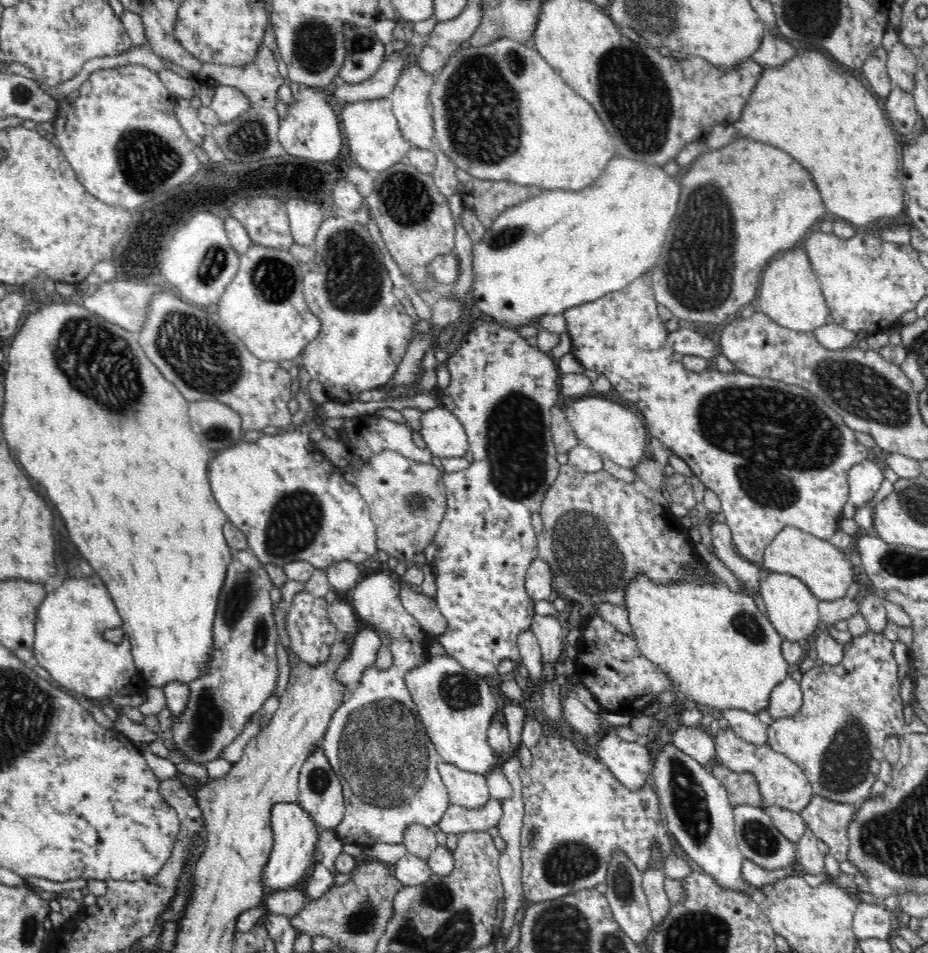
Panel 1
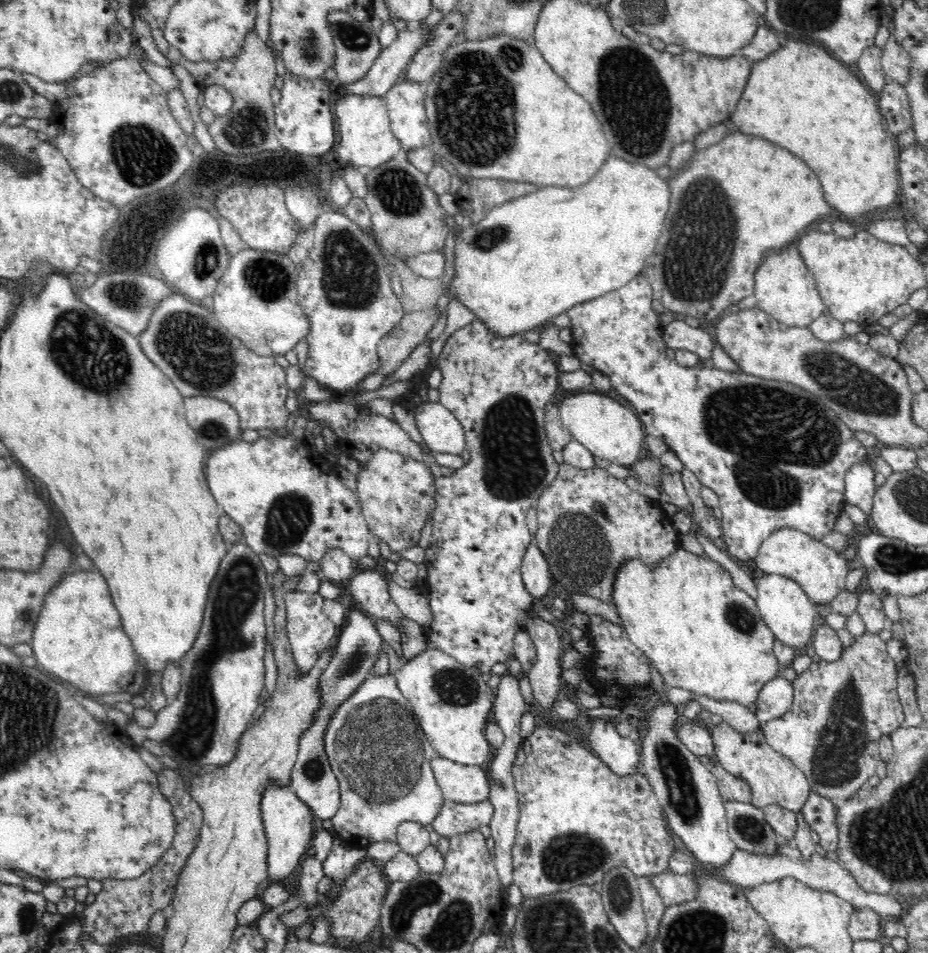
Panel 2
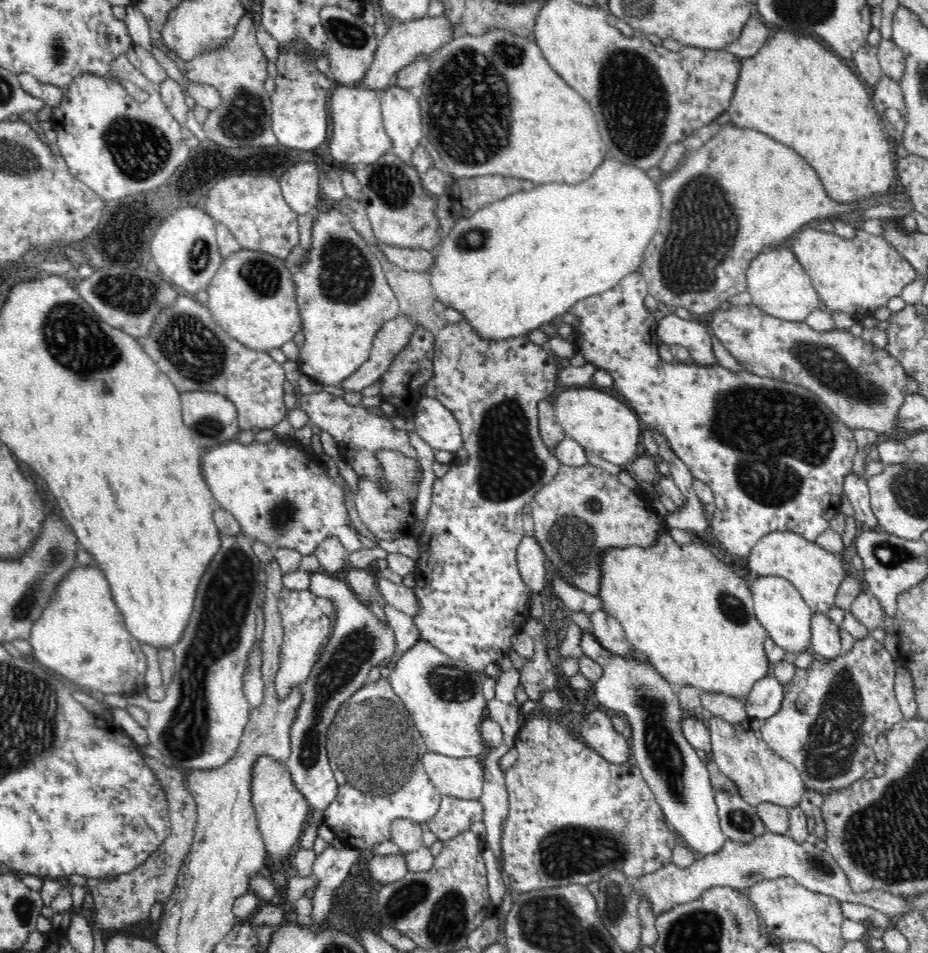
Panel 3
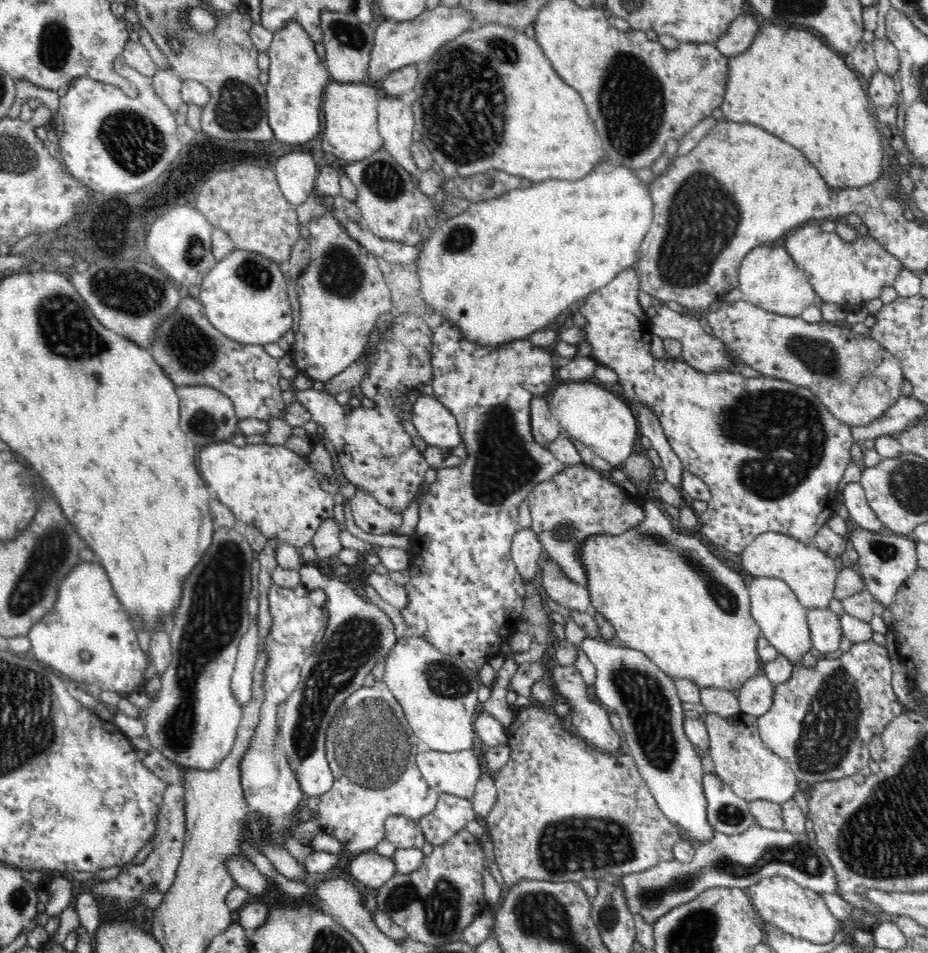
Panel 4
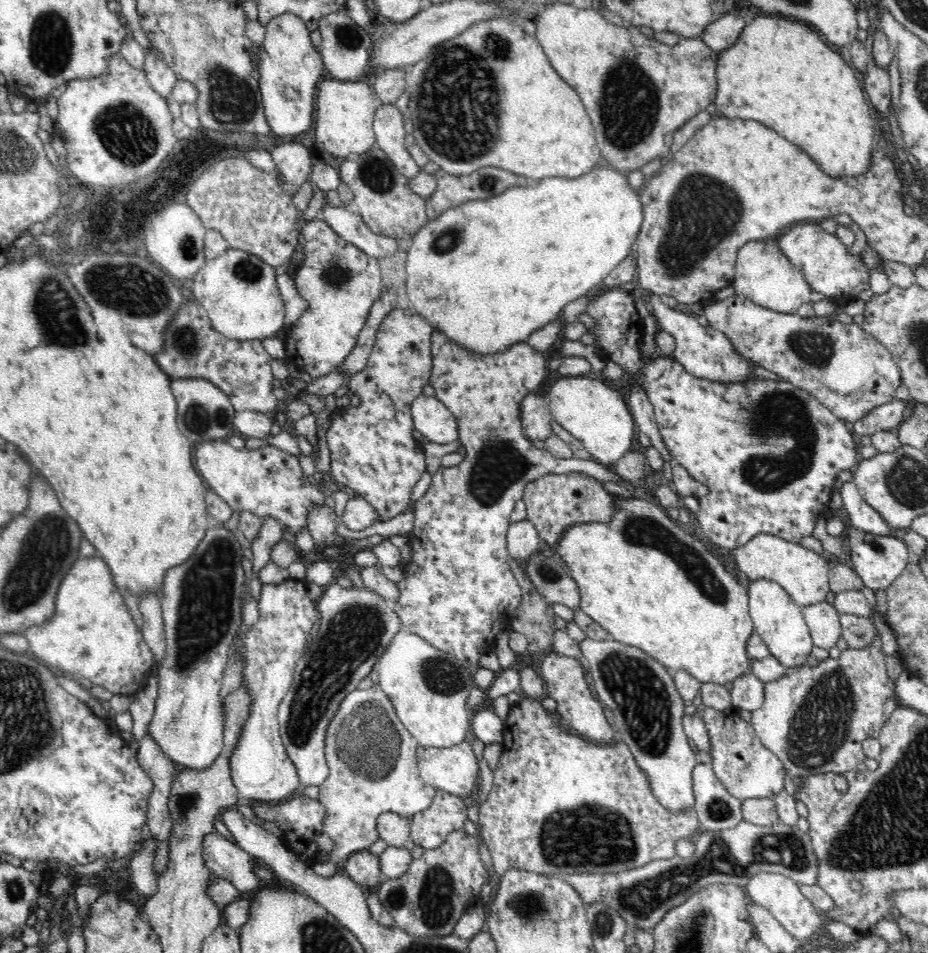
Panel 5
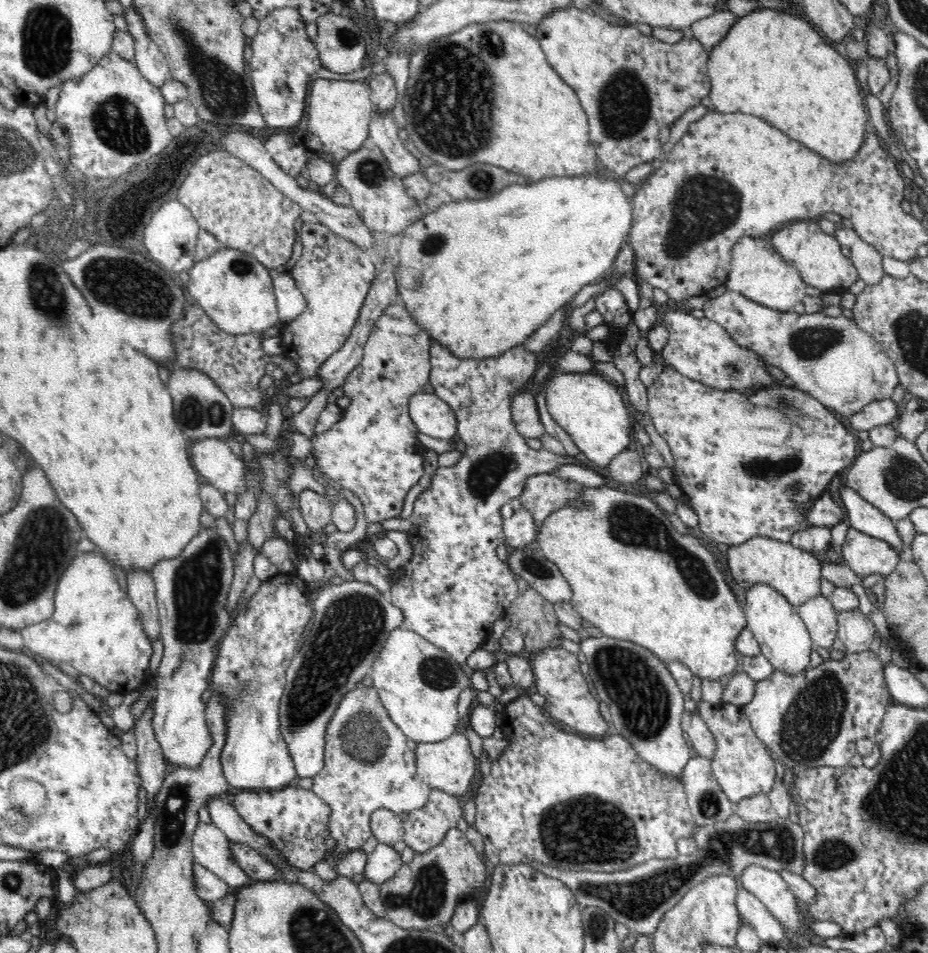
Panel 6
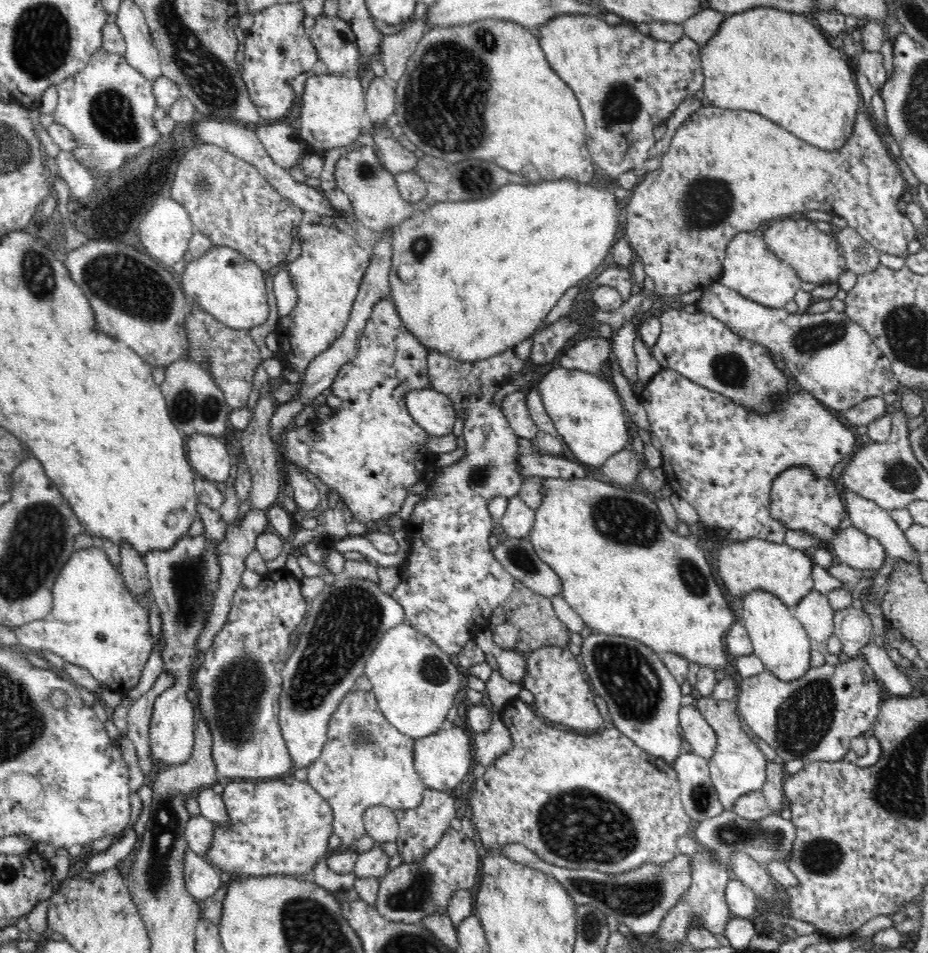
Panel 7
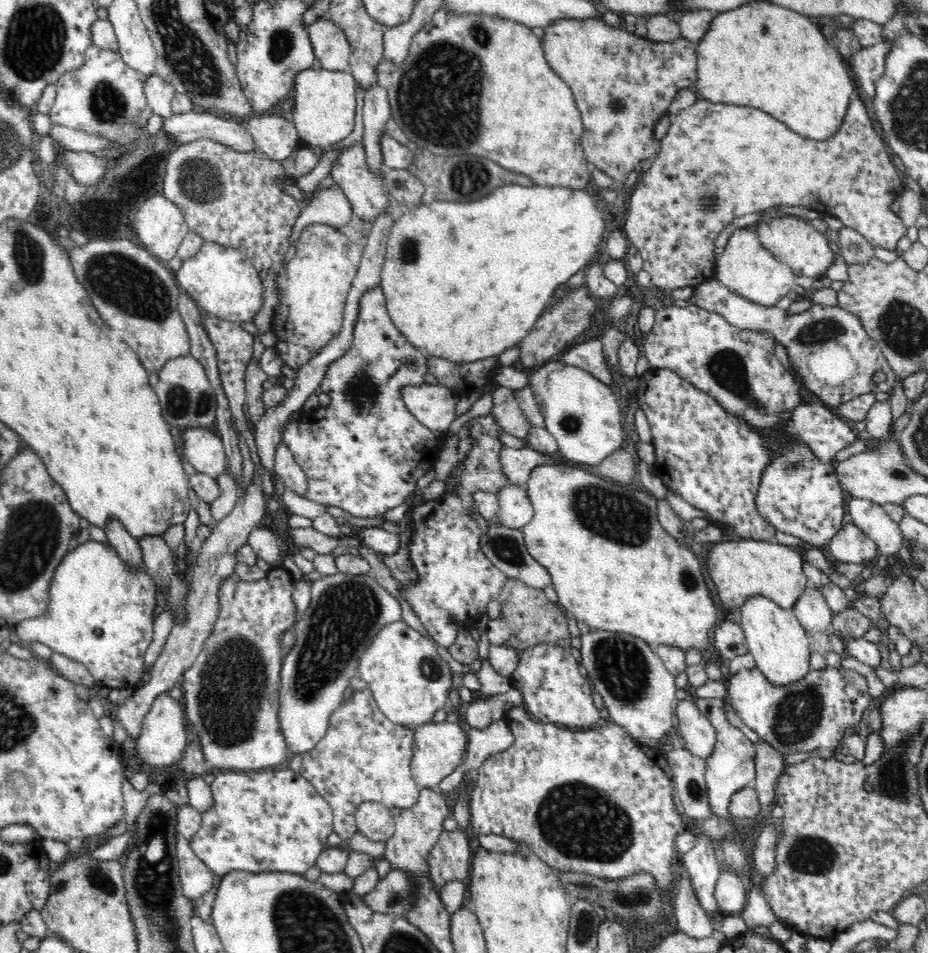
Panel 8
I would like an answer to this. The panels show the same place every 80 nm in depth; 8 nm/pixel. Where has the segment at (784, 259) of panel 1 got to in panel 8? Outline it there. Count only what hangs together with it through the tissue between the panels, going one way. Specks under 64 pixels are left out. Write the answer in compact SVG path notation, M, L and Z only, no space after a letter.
M740 227L732 232L726 246L724 246L724 251L720 254L717 271L717 280L723 286L726 286L739 296L764 307L776 307L778 302L792 291L796 278L794 272L785 263L777 260L773 254L764 247L754 227Z

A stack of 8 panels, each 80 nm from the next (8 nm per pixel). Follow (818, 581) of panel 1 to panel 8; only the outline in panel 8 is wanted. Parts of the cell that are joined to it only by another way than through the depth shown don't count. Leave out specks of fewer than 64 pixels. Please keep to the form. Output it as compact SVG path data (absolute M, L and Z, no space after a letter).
M726 538L714 544L706 558L710 580L722 606L730 610L741 607L747 599L760 596L774 601L782 610L792 610L810 581L804 573L804 557L800 550L779 543L753 539Z

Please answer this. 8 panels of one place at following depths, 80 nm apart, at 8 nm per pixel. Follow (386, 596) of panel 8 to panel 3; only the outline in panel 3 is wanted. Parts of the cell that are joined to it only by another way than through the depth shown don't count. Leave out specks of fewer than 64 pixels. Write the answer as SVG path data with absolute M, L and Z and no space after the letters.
M323 571L308 575L309 590L316 596L331 600L337 617L328 642L320 648L308 678L300 685L302 702L290 728L291 754L285 764L292 783L302 793L310 809L324 814L338 792L337 780L328 759L328 727L341 704L368 682L368 672L390 657L395 657L397 647L393 629L389 625L382 625L370 607L362 603L348 585Z

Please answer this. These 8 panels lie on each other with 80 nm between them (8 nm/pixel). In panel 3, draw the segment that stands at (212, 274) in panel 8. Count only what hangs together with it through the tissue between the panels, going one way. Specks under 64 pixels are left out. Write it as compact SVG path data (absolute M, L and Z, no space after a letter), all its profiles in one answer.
M240 249L222 261L218 273L211 280L208 290L207 306L213 321L220 326L231 338L240 341L248 348L267 352L273 348L282 348L284 344L293 340L297 332L303 328L295 284L293 284L291 269L276 256L265 252Z

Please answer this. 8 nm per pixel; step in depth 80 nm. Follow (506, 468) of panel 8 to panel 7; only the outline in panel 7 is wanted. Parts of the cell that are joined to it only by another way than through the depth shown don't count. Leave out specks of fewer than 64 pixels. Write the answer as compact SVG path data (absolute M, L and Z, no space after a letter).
M535 450L531 454L520 454L518 465L522 467L520 477L550 477L572 480L572 478L586 478L588 472L570 457L566 455L554 456L546 453L538 453Z

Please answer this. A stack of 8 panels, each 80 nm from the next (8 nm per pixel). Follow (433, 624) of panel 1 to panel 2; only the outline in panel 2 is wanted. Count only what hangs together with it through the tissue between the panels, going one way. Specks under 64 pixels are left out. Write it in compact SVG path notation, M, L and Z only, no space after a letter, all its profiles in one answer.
M388 580L388 591L392 601L407 618L425 628L432 624L432 609L430 609L428 597L418 588L403 588L394 581Z

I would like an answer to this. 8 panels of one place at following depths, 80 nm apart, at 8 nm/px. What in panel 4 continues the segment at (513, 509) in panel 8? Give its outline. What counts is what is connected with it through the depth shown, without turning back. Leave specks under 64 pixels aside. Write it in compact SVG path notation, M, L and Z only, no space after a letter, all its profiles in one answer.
M520 528L512 540L510 552L520 576L537 584L538 570L545 554L536 532L531 528Z

